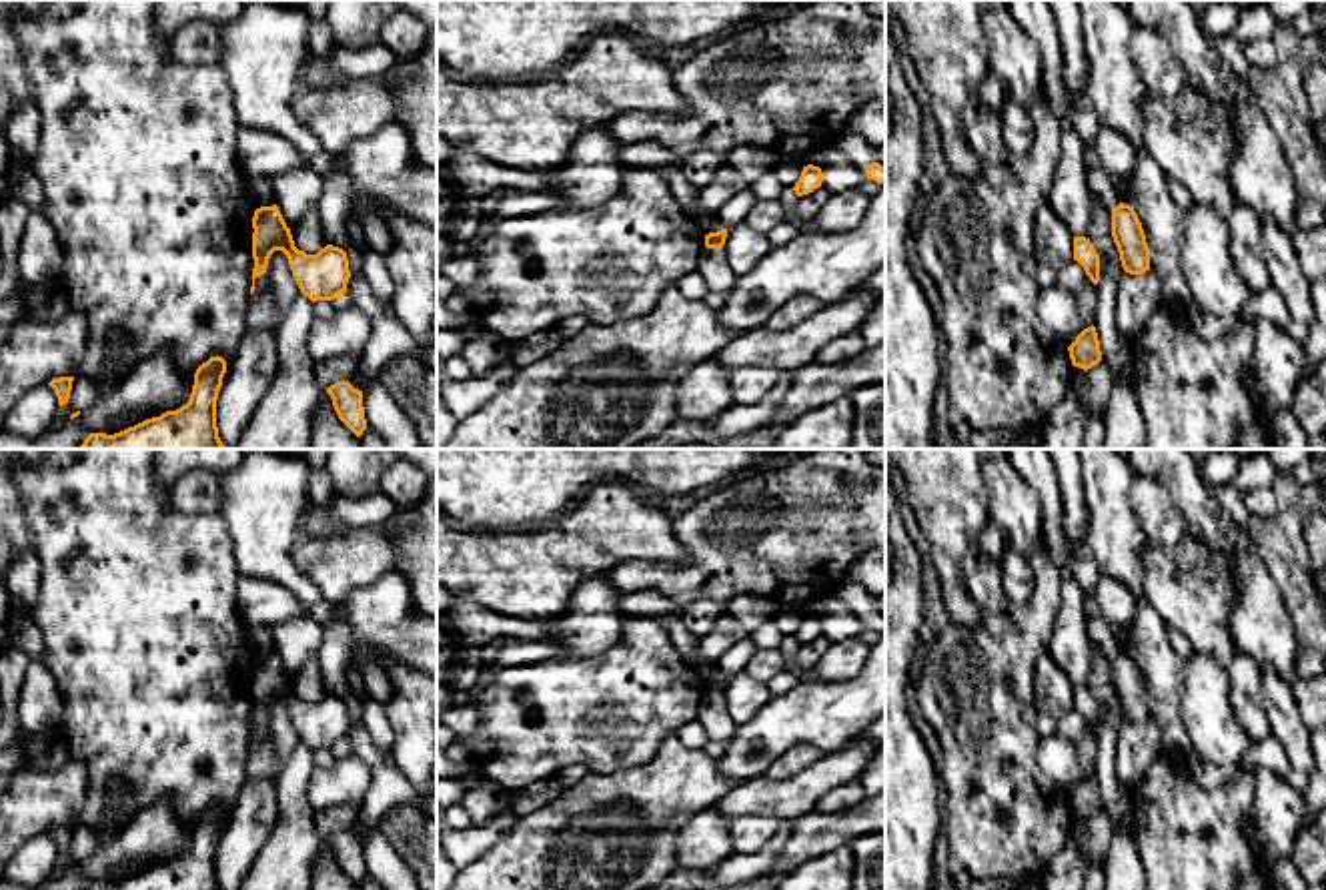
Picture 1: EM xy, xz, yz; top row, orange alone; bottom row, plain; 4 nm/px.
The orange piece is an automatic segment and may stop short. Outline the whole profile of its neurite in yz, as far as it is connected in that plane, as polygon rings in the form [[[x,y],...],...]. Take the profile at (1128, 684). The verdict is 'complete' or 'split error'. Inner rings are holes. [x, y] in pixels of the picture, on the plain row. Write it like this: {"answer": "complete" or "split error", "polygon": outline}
{"answer": "complete", "polygon": [[[1120,651],[1112,657],[1112,686],[1126,722],[1144,724],[1150,720],[1150,698],[1134,655]]]}

